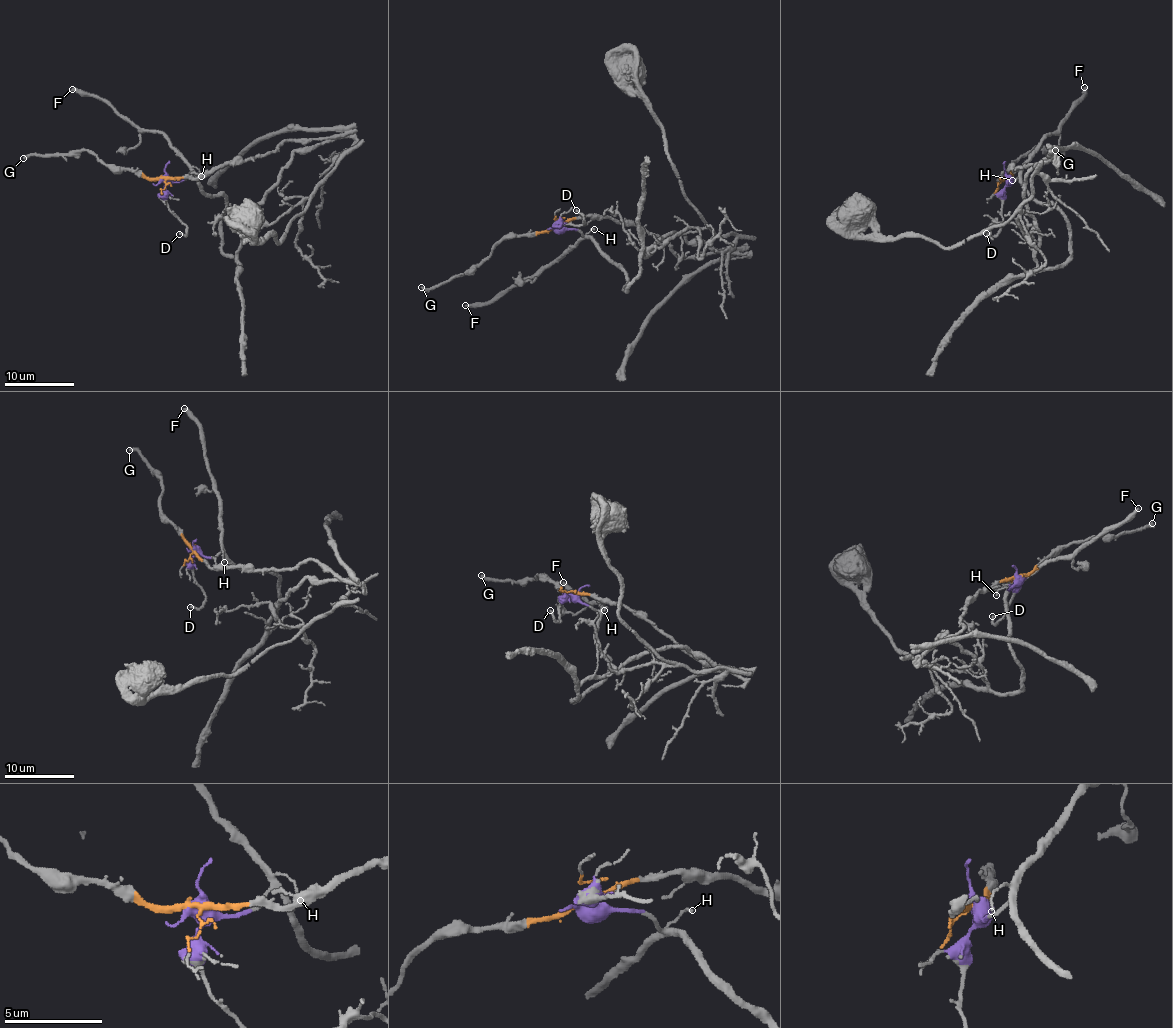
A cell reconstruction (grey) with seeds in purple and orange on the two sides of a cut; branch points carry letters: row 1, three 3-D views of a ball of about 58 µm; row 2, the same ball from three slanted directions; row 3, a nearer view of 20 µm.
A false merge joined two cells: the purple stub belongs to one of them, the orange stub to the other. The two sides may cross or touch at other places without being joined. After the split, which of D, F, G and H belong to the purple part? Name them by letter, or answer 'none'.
D, F, H

